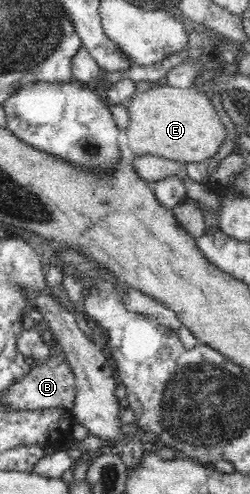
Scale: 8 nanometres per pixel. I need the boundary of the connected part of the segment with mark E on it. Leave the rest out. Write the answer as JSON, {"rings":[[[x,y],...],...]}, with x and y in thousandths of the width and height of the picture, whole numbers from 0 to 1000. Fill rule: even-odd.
{"rings":[[[620,174],[540,188],[504,213],[516,255],[492,269],[492,287],[540,316],[608,312],[700,328],[784,330],[848,322],[908,279],[908,259],[860,227],[844,200],[780,176]]]}

